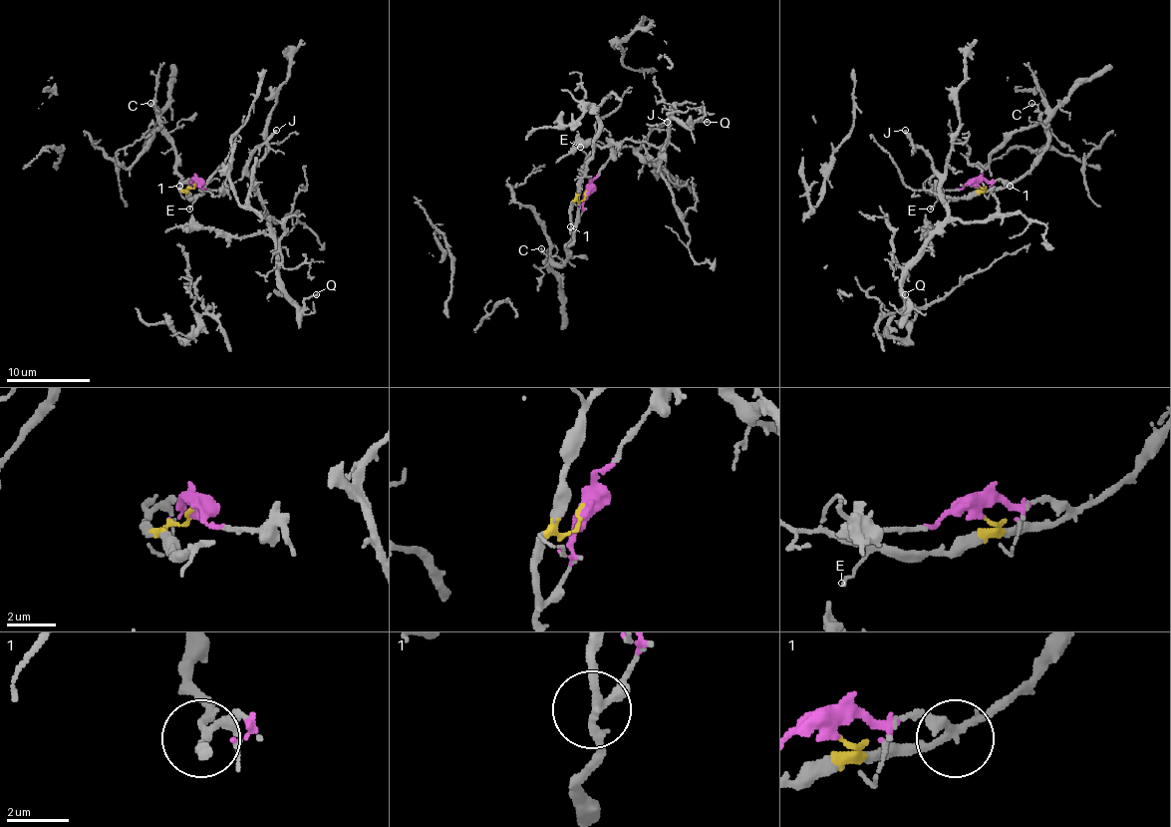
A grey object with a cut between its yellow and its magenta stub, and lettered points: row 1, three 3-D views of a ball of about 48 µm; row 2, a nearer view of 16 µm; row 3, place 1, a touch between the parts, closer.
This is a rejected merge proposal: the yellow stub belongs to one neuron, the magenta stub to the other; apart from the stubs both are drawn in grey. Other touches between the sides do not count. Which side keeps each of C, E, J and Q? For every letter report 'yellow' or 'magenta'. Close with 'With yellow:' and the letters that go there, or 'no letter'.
C: yellow
E: yellow
J: magenta
Q: magenta
With yellow: C, E

